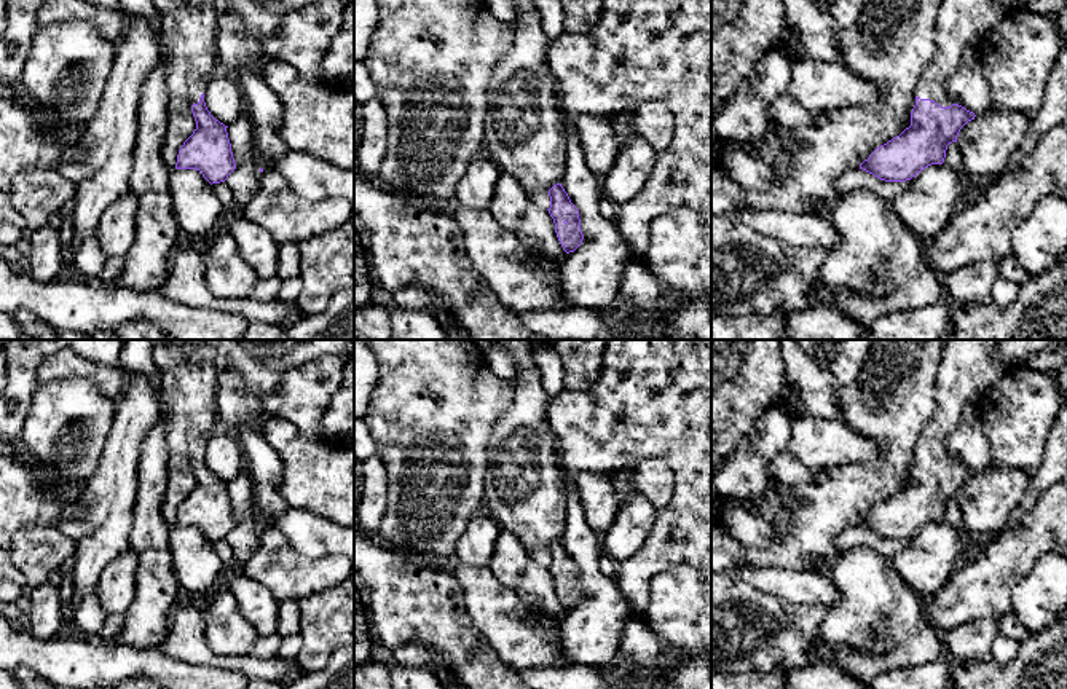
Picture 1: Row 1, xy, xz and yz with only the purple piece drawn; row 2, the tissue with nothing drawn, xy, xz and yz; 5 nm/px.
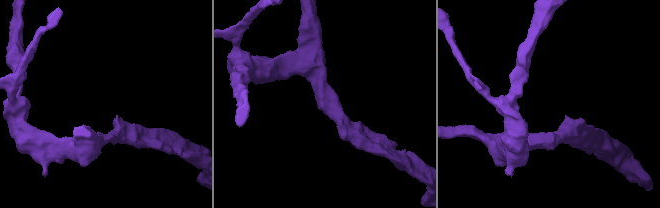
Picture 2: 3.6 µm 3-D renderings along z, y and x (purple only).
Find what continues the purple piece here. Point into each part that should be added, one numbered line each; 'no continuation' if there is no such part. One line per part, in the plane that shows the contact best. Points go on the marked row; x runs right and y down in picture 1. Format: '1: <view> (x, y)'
1: yz (960, 23)

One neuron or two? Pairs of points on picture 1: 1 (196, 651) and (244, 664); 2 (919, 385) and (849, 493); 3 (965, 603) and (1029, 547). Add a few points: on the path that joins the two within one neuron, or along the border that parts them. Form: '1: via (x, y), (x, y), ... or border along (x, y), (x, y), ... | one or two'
1: via (208, 657), (233, 664) | one
2: via (897, 413), (897, 452), (878, 471) | one
3: via (981, 587), (1013, 559) | one

